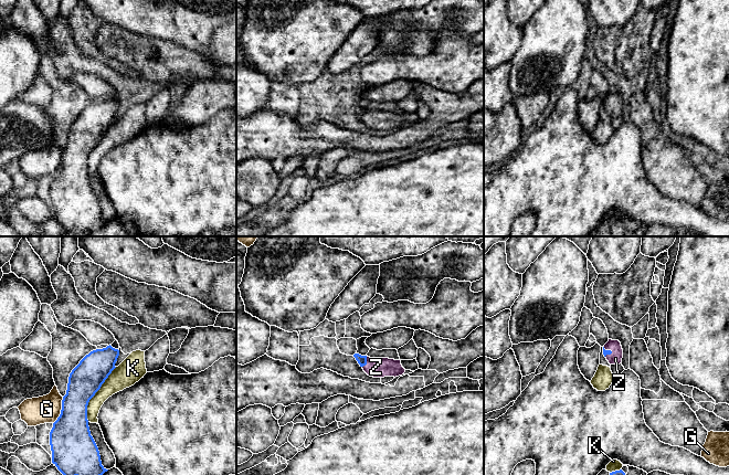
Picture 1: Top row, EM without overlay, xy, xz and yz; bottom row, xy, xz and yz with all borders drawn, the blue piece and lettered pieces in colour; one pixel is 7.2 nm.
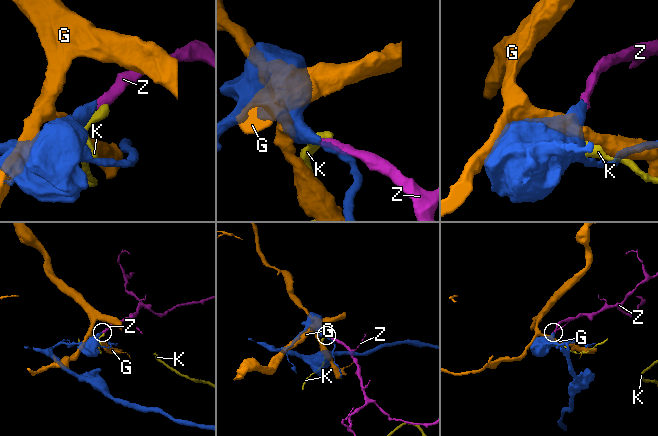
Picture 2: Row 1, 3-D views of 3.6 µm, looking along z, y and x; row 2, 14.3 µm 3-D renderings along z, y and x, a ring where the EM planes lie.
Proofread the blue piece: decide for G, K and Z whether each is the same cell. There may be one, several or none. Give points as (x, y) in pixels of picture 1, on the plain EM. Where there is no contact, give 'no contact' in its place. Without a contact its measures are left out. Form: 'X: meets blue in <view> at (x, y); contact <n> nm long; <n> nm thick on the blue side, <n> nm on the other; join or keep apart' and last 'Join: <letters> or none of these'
G: meets blue in xy at (61, 162); contact 220 nm long; 300 nm thick on the blue side, 200 nm on the other; keep apart
K: meets blue in xy at (94, 147); contact 460 nm long; 240 nm thick on the blue side, 170 nm on the other; keep apart
Z: meets blue in xz at (366, 115); contact 90 nm long; 70 nm thick on the blue side, 140 nm on the other; join
Join: Z

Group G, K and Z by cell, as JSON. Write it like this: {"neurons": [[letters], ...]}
{"neurons": [["G"], ["K"], ["Z"]]}

